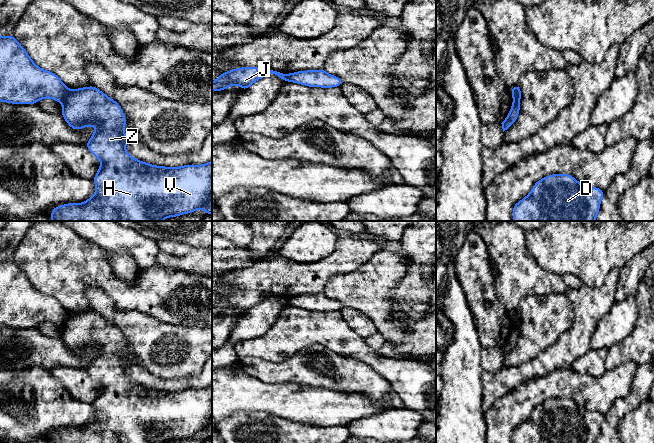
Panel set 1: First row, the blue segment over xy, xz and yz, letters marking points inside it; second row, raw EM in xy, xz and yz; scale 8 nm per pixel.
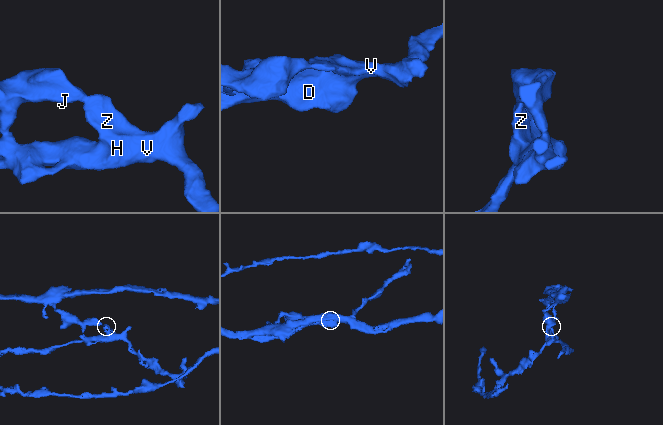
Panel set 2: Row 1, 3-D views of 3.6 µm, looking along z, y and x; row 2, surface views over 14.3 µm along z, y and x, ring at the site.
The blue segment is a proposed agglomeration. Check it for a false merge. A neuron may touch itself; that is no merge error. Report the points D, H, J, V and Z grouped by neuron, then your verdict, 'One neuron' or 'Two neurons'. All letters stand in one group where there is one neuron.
Groups: D H V Z / J. Two neurons

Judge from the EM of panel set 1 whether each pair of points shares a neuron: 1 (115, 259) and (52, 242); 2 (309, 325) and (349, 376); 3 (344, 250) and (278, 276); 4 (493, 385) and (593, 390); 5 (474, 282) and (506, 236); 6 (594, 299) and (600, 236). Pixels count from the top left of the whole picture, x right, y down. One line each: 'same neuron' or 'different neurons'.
1: different neurons
2: different neurons
3: same neuron
4: different neurons
5: different neurons
6: different neurons

